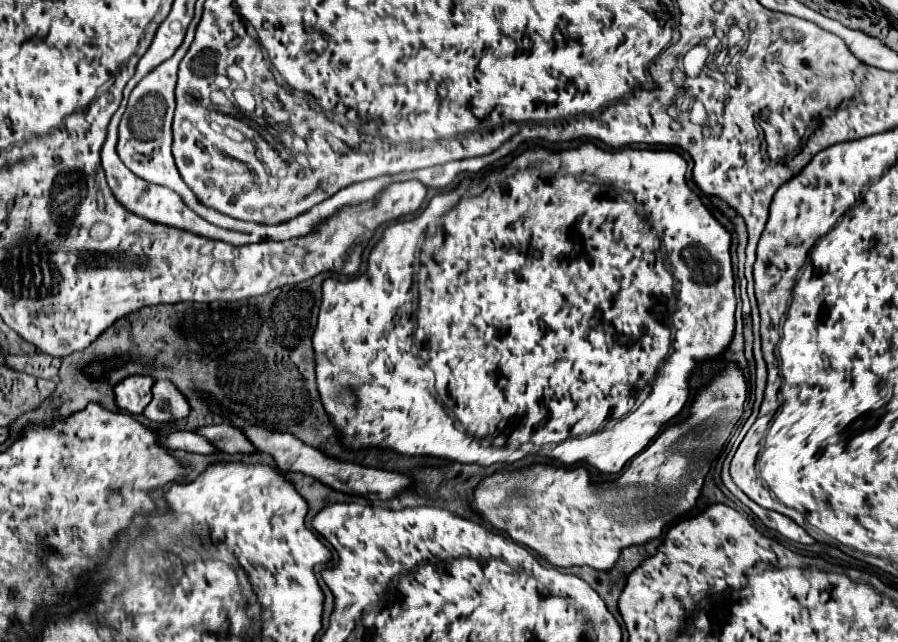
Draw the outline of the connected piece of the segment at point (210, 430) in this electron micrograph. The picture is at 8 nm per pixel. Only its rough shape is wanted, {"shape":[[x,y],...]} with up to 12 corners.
{"shape":[[228,422],[194,430],[218,450],[254,452],[248,438]]}

